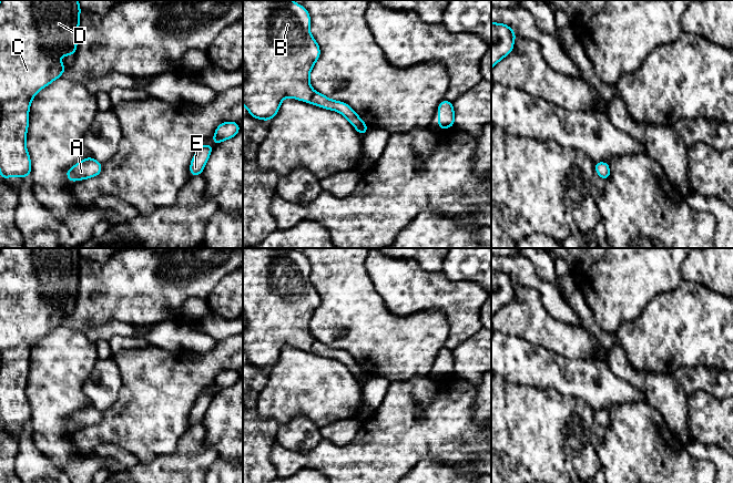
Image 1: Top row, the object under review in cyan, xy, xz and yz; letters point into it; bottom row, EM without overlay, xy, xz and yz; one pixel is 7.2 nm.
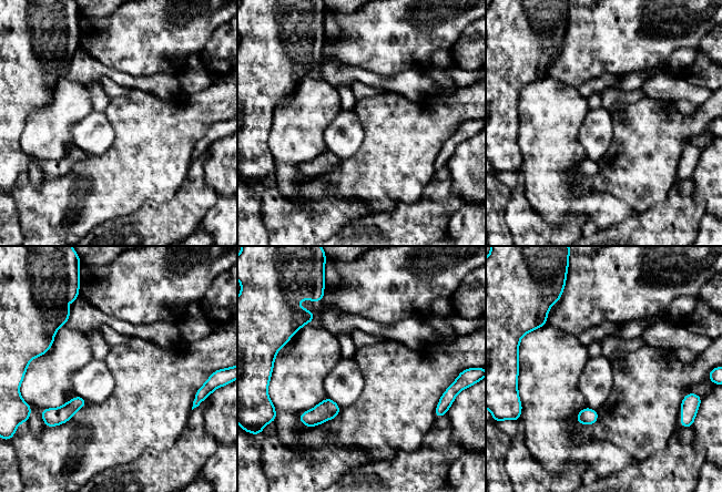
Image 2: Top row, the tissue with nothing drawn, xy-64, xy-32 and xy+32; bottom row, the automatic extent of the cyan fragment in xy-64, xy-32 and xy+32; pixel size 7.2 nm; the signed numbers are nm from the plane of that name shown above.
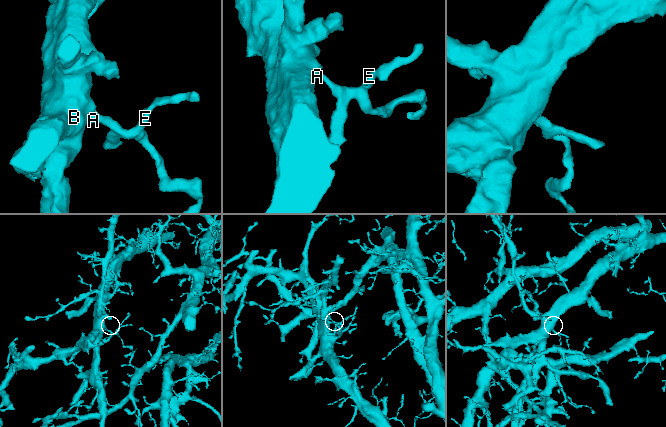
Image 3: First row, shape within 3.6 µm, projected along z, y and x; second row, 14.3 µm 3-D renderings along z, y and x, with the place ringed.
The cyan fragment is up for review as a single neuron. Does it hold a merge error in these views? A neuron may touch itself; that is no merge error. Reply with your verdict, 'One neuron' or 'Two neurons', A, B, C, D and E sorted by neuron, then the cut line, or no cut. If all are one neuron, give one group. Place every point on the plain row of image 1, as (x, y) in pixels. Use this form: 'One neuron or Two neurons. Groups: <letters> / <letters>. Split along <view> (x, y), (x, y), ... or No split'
One neuron. Groups: A B C D E. No split

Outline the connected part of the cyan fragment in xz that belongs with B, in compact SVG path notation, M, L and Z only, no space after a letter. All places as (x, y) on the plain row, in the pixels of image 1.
M243 248L243 353L247 354L250 364L271 369L282 349L289 345L343 362L362 384L365 383L368 374L348 352L330 348L312 337L309 322L320 305L320 297L309 276L308 259L292 248Z

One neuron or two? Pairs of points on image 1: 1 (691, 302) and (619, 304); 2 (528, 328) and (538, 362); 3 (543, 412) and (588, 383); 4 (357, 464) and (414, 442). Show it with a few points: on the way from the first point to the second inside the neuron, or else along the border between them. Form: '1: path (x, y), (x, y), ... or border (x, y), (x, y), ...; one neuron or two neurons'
1: border (668, 291), (654, 294), (634, 318), (625, 321); two neurons
2: border (508, 335), (541, 345), (556, 353); two neurons
3: border (543, 389), (556, 388), (579, 397), (592, 408); two neurons
4: path (372, 463), (393, 442), (399, 442); one neuron

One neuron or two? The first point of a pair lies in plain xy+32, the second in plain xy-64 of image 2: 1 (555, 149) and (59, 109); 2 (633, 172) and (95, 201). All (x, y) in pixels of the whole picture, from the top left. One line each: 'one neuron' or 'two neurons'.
1: one neuron
2: one neuron

